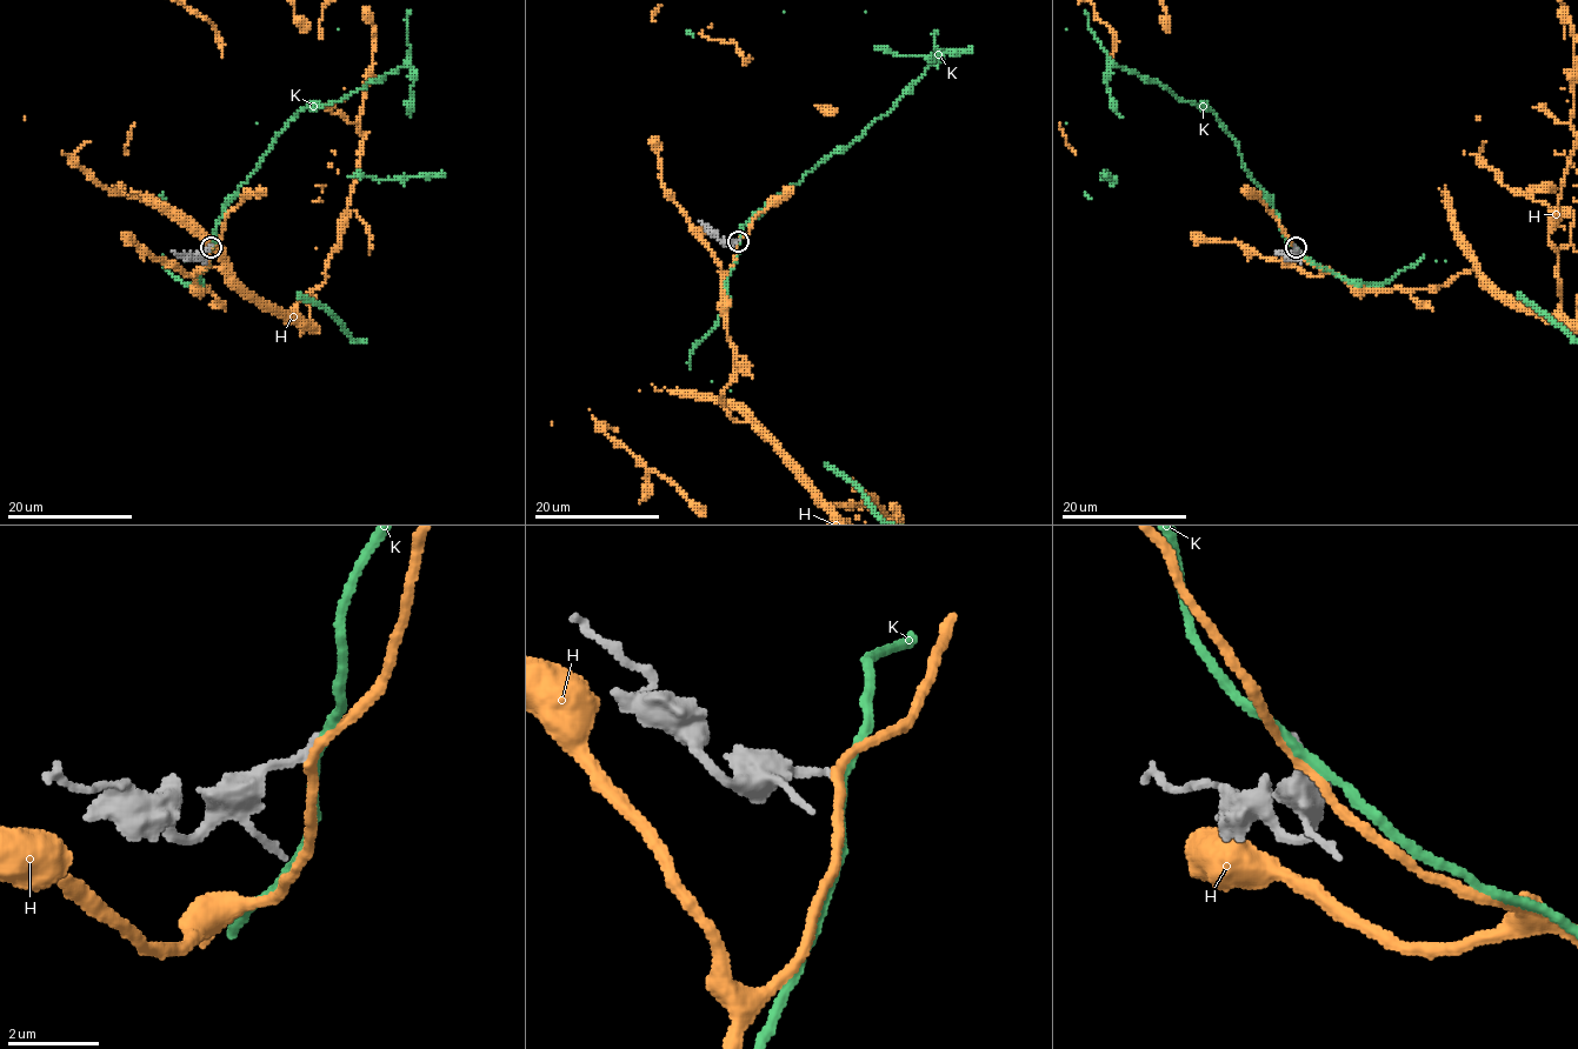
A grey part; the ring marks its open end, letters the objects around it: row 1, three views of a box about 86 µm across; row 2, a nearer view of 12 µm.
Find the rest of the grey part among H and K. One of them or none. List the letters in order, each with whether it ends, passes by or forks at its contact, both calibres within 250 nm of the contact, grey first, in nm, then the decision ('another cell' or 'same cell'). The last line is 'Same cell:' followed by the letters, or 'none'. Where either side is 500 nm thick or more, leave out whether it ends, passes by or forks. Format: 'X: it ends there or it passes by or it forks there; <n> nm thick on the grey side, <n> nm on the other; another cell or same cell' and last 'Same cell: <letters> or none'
H: it passes by; 190 nm thick on the grey side, 200 nm on the other; another cell
K: it passes by; 180 nm thick on the grey side, 190 nm on the other; another cell
Same cell: none

